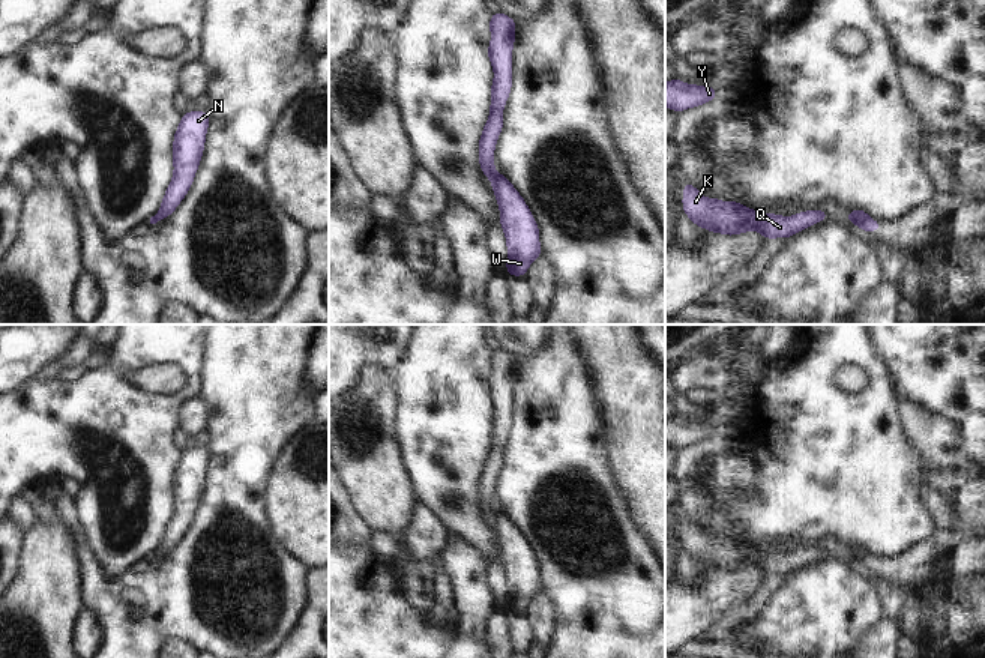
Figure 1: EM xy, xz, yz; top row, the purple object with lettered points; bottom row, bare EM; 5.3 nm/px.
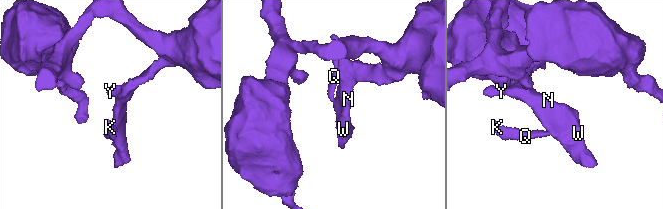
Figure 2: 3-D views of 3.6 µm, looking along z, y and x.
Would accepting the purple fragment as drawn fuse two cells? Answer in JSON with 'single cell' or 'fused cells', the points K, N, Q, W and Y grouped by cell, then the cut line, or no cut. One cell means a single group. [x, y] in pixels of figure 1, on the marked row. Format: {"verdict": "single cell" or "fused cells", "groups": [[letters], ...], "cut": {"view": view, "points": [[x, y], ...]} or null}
{"verdict": "fused cells", "groups": [["K", "Q"], ["N", "W", "Y"]], "cut": {"view": "xz", "points": [[496, 172], [491, 179]]}}

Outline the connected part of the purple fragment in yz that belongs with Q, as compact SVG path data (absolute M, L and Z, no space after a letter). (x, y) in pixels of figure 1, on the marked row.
M689 180L683 183L682 206L685 215L700 228L727 236L757 230L766 239L787 239L829 215L827 210L805 210L793 216L779 216L748 209L739 201L719 201L713 195L706 201Z

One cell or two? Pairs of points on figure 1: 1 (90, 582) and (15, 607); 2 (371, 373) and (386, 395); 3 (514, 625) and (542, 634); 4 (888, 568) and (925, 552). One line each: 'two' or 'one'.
1: two
2: one
3: two
4: one

